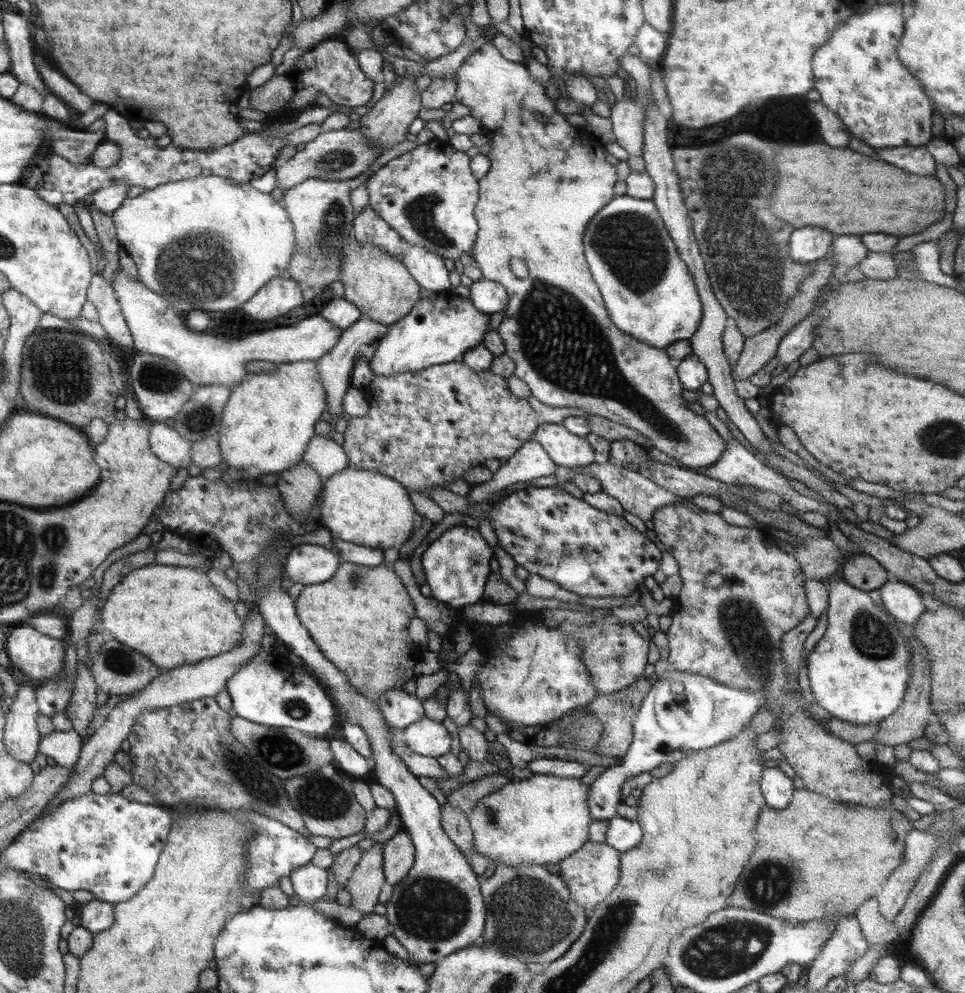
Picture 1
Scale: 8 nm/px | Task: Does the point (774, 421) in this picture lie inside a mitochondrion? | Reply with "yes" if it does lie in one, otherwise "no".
no

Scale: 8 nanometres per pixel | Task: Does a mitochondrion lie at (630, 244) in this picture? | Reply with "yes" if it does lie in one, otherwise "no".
yes

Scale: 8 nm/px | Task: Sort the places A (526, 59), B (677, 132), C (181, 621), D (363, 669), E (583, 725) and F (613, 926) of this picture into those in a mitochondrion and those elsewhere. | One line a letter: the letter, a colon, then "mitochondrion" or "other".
A: other
B: other
C: other
D: other
E: mitochondrion
F: mitochondrion

